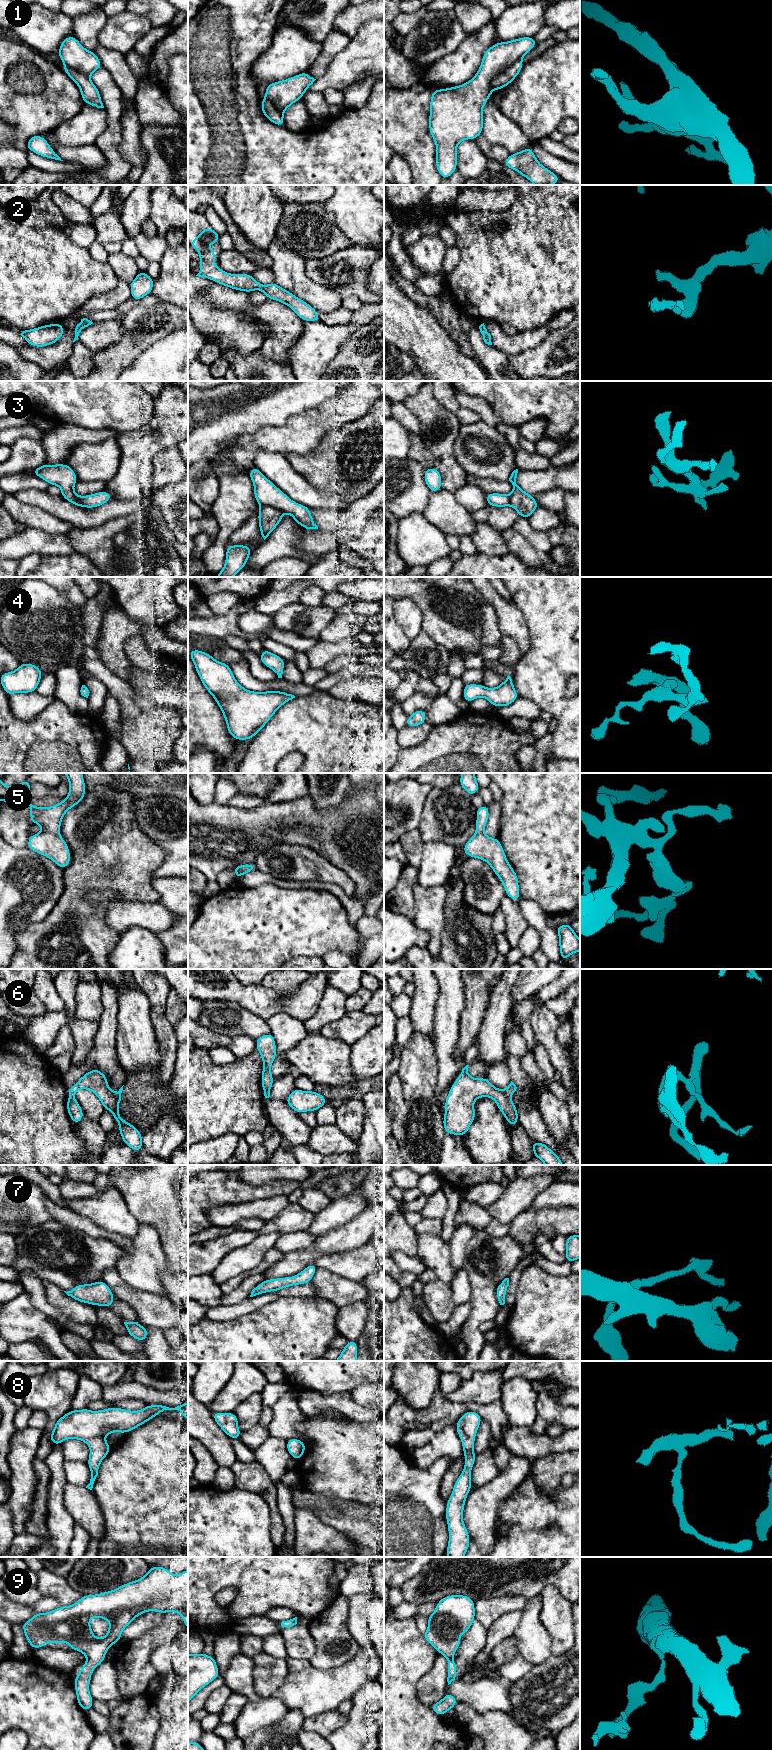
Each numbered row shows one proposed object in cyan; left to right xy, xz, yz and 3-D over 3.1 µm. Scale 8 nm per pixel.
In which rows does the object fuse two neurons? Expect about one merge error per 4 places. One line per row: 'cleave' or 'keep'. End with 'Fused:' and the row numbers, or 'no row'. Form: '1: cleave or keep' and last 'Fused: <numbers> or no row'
1: cleave
2: keep
3: keep
4: keep
5: keep
6: cleave
7: keep
8: keep
9: keep
Fused: 1, 6

